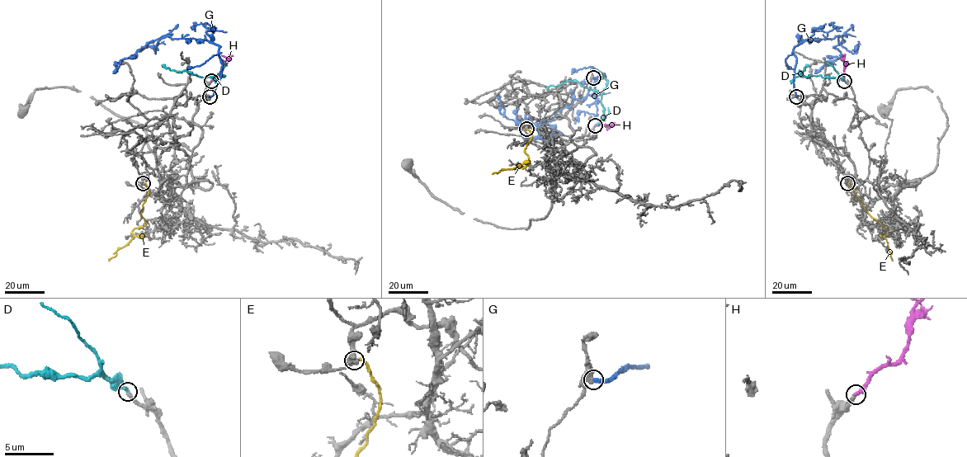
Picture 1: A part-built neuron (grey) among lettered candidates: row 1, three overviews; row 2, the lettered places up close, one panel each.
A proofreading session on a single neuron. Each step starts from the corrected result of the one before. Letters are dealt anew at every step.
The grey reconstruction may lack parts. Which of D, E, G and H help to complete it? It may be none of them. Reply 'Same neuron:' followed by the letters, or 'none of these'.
Same neuron: D

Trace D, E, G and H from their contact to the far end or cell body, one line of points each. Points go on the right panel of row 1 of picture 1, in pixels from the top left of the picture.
D: (844, 81), (838, 77), (821, 76), (807, 77), (799, 72), (804, 70), (806, 64)
E: (847, 183), (868, 214), (886, 228), (884, 237), (892, 261)
G: (796, 96), (794, 47), (804, 40), (842, 36), (843, 41), (832, 47), (841, 57), (826, 62), (814, 73)
H: (844, 81), (845, 55)

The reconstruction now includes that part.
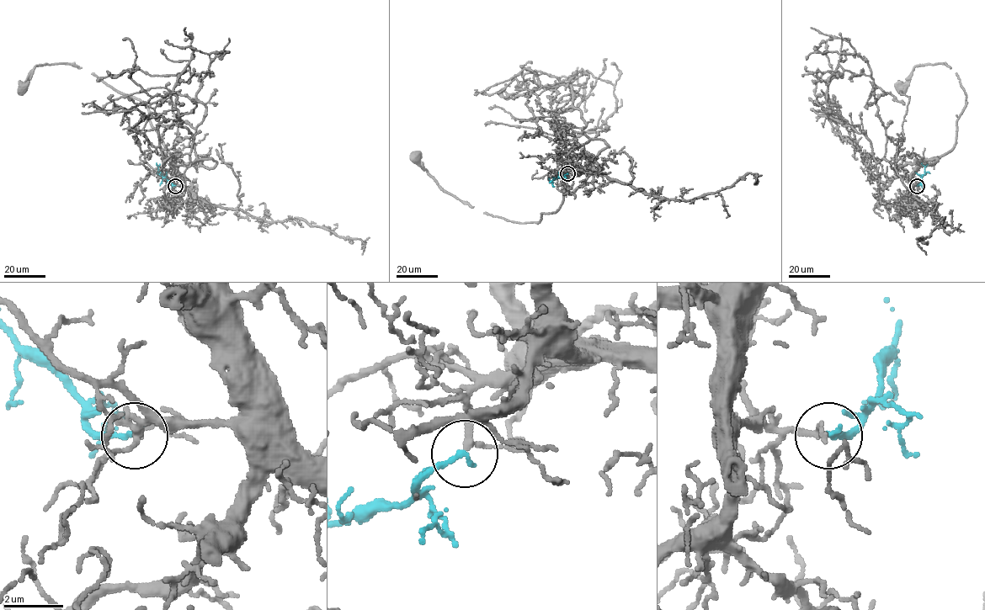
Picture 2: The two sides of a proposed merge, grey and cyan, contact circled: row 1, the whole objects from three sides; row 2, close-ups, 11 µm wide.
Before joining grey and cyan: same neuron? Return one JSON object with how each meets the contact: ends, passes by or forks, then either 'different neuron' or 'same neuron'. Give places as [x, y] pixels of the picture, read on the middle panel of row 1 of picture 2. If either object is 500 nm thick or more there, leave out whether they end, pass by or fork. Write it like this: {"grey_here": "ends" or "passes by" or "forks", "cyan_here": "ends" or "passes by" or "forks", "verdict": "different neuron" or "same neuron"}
{"grey_here": "passes by", "cyan_here": "ends", "verdict": "same neuron"}

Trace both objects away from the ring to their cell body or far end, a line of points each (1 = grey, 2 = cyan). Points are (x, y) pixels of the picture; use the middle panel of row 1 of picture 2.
1: (567, 173), (574, 167), (558, 209), (543, 213), (538, 222), (519, 223), (447, 193), (415, 156)
2: (567, 173), (550, 182), (549, 178)

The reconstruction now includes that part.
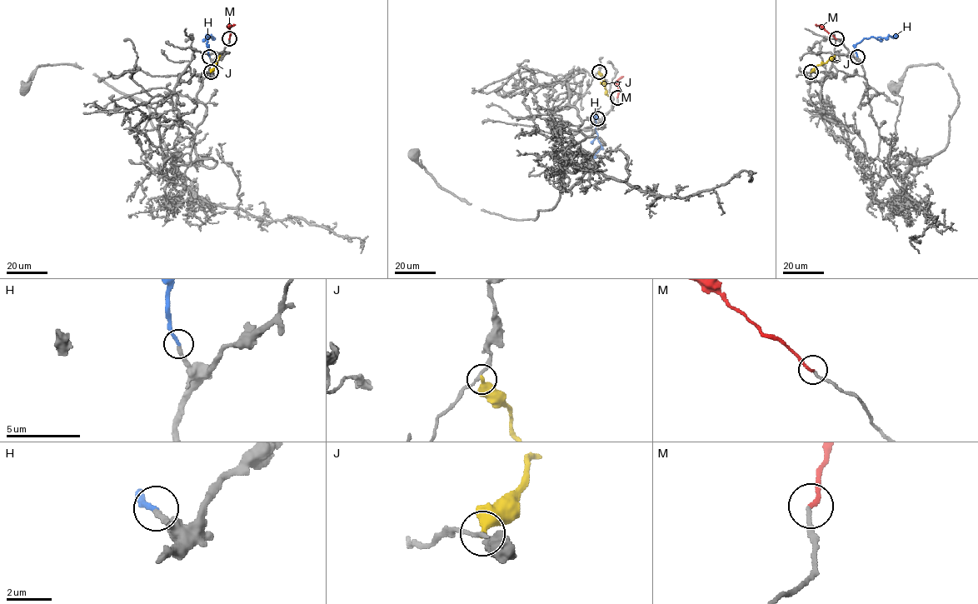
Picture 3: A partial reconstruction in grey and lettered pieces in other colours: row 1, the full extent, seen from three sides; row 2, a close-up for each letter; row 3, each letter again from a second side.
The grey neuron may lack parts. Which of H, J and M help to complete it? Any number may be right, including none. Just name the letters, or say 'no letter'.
H, M

